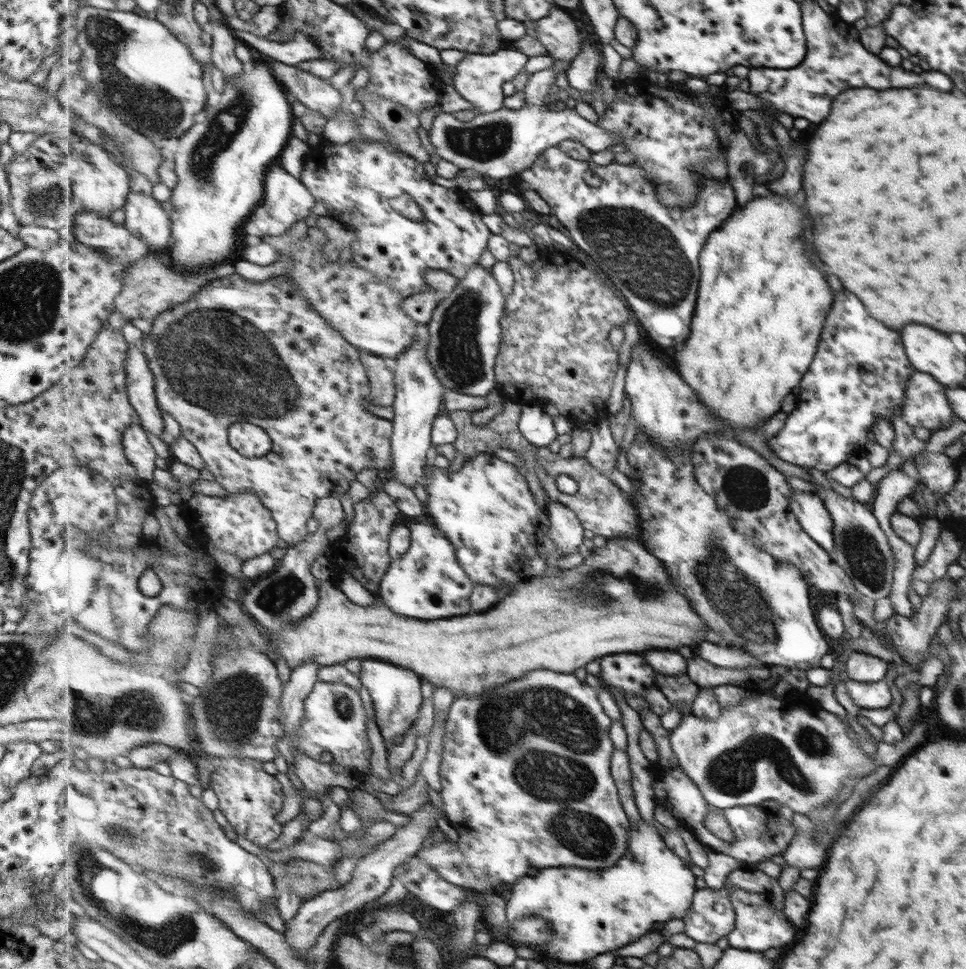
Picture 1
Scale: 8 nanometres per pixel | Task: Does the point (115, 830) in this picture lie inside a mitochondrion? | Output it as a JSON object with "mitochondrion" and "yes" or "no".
{"mitochondrion":"yes"}

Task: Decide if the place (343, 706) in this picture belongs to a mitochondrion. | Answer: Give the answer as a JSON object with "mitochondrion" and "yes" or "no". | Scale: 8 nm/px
{"mitochondrion":"yes"}

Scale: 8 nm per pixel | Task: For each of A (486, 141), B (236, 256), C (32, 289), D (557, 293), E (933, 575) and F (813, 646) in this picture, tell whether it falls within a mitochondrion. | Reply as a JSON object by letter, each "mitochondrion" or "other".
{"A":"mitochondrion","B":"other","C":"mitochondrion","D":"other","E":"other","F":"other"}

